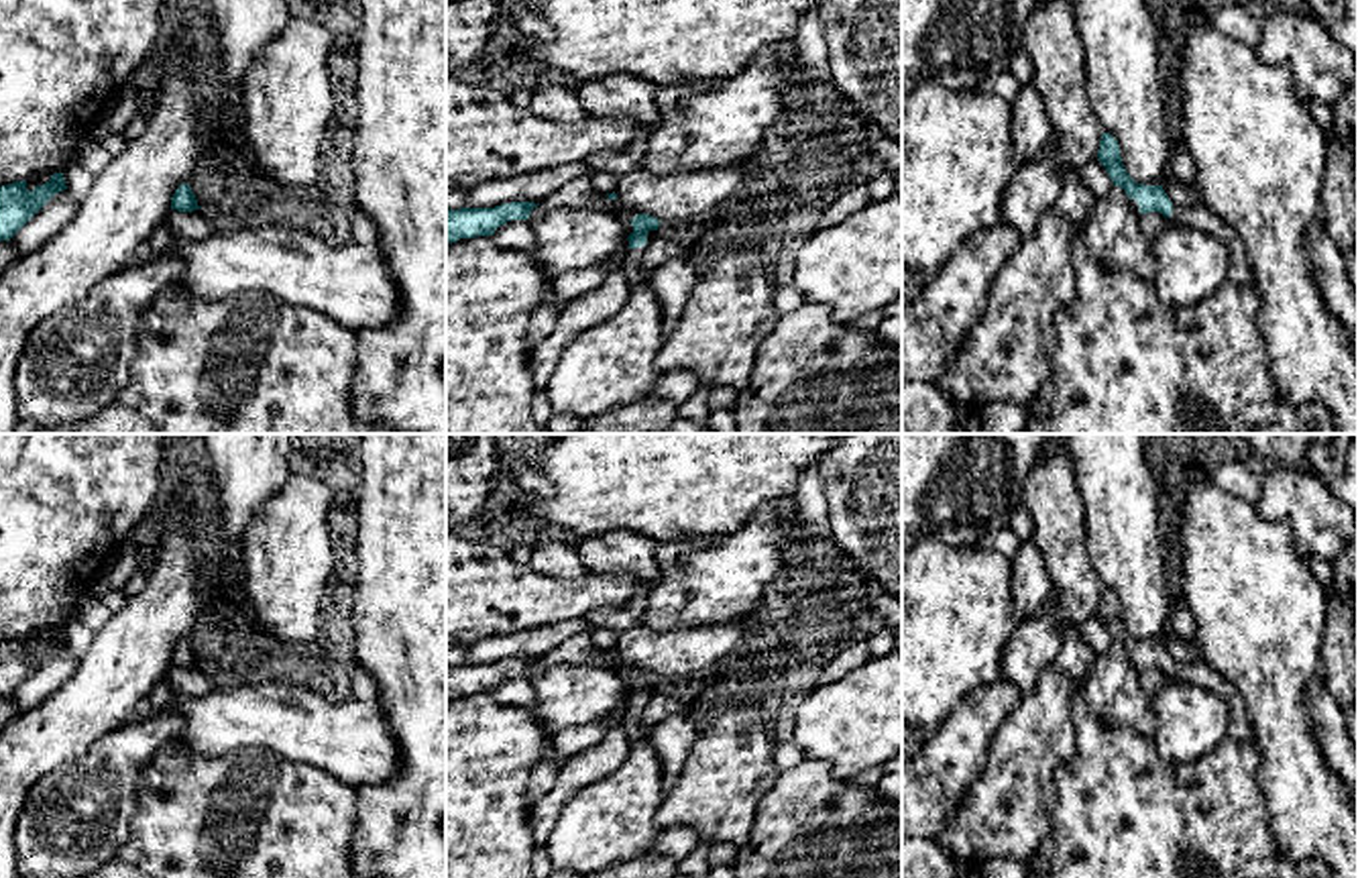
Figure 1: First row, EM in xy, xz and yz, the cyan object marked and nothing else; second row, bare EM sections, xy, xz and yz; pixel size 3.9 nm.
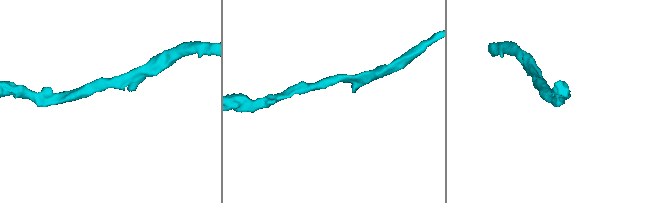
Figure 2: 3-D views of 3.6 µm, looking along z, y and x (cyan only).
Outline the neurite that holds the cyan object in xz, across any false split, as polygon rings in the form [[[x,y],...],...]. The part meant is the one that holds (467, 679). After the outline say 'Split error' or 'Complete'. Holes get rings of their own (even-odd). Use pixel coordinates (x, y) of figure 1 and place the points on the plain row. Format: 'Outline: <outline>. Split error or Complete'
Outline: [[[511,658],[495,664],[446,666],[446,703],[460,695],[491,693],[509,676],[527,676],[540,660]]]. Complete

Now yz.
Outline: [[[1104,589],[1097,607],[1099,619],[1106,623],[1114,642],[1122,644],[1138,670],[1161,668],[1173,680],[1183,680],[1195,687],[1203,687],[1226,699],[1230,707],[1230,725],[1226,742],[1252,744],[1252,725],[1246,713],[1246,703],[1236,687],[1211,668],[1201,656],[1189,664],[1175,662],[1165,650],[1163,642],[1136,640],[1124,625],[1118,597]]]. Split error

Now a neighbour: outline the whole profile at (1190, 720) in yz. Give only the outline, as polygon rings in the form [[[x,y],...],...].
[[[1173,680],[1152,697],[1154,744],[1163,760],[1177,766],[1199,764],[1226,744],[1230,707],[1224,697],[1183,680]]]

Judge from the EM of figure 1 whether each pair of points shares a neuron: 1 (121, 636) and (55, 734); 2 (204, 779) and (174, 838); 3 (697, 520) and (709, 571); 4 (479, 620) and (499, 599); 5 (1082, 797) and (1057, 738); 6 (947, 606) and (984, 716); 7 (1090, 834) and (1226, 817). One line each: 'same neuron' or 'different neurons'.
1: same neuron
2: same neuron
3: different neurons
4: same neuron
5: different neurons
6: different neurons
7: same neuron

